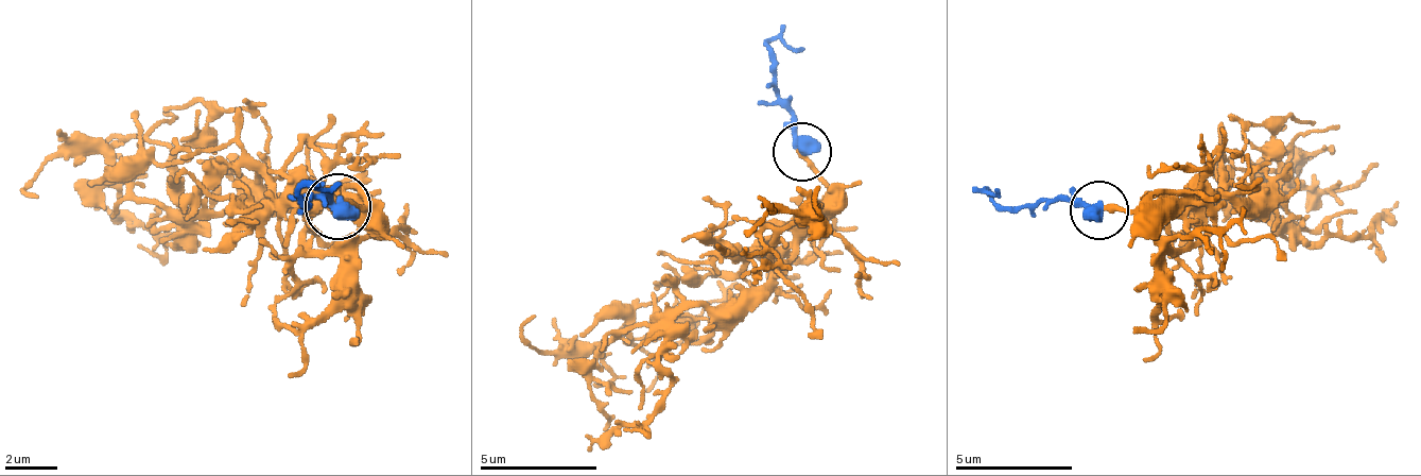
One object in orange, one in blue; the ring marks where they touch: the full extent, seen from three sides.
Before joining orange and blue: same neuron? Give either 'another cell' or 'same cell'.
same cell

